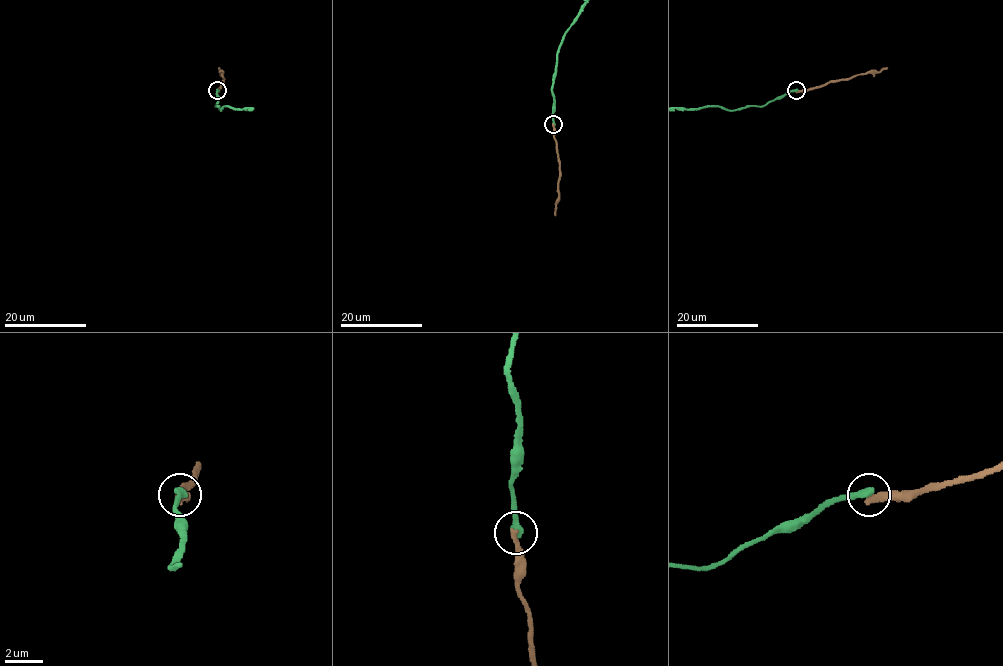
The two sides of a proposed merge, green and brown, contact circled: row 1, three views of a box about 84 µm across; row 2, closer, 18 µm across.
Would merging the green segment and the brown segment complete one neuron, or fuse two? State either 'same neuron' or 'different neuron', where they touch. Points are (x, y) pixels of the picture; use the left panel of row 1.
different neuron; place (217, 90)

